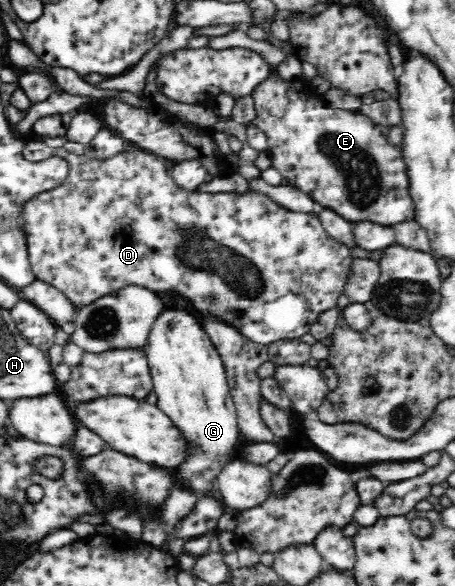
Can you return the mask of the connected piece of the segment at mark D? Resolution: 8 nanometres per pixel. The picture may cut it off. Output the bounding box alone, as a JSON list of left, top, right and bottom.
[20,138,353,345]

